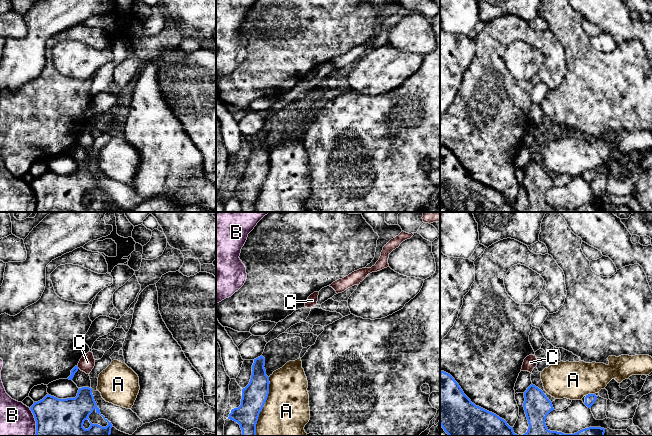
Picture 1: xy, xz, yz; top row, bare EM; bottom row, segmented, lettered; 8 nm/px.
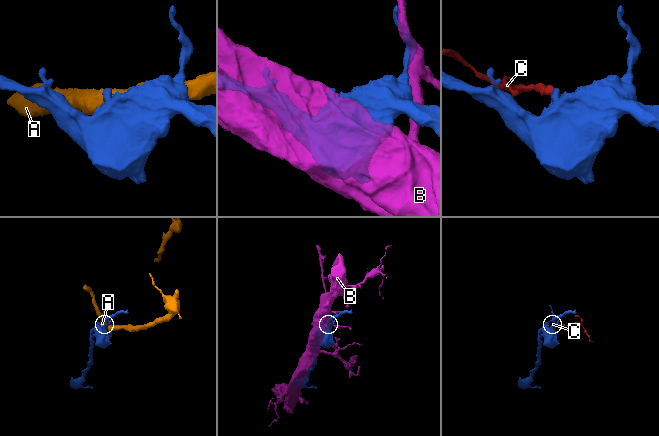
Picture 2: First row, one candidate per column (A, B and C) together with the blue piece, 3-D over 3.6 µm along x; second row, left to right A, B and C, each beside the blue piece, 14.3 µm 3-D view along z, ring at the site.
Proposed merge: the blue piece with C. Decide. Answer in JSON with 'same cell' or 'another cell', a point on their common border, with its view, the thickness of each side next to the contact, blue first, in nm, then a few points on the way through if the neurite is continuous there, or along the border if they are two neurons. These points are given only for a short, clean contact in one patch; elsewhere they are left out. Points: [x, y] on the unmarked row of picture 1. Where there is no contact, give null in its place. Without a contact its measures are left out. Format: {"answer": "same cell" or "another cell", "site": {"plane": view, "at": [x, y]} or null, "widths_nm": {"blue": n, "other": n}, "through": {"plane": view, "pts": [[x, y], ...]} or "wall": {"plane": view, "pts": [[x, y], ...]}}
{"answer": "another cell", "site": {"plane": "xy", "at": [77, 143]}, "widths_nm": {"blue": 50, "other": 120}, "wall": {"plane": "xy", "pts": [[77, 142], [79, 144]]}}

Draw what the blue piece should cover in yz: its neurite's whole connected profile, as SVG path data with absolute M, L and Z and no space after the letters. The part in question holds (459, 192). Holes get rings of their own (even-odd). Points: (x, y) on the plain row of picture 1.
M441 146L440 201L449 212L519 212L504 195L472 179L455 155Z

